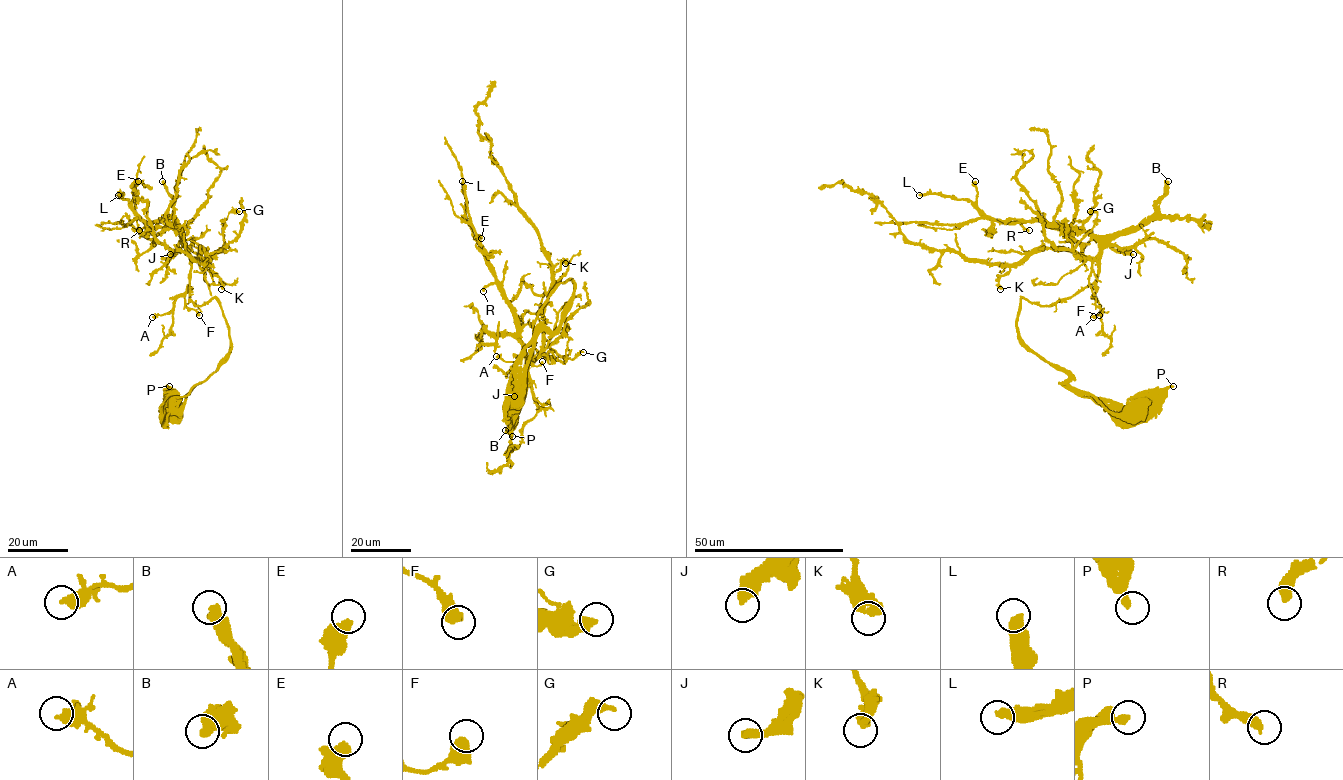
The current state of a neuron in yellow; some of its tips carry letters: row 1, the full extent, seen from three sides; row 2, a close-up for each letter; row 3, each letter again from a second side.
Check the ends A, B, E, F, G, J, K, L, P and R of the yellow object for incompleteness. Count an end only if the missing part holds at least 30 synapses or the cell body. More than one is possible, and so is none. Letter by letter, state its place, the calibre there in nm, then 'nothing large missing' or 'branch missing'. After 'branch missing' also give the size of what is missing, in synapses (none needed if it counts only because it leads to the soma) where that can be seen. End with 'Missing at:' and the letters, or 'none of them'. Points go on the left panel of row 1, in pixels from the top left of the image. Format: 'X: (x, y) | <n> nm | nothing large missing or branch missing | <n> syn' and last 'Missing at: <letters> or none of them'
A: (152, 317) | 480 nm | nothing large missing
B: (162, 181) | 500 nm | branch missing | 60 syn
E: (138, 181) | 460 nm | nothing large missing
F: (199, 315) | 480 nm | nothing large missing
G: (239, 211) | 340 nm | nothing large missing
J: (170, 254) | 400 nm | nothing large missing
K: (221, 289) | 440 nm | nothing large missing
L: (118, 195) | 500 nm | nothing large missing
P: (169, 386) | 360 nm | nothing large missing
R: (139, 230) | 420 nm | nothing large missing
Missing at: B

